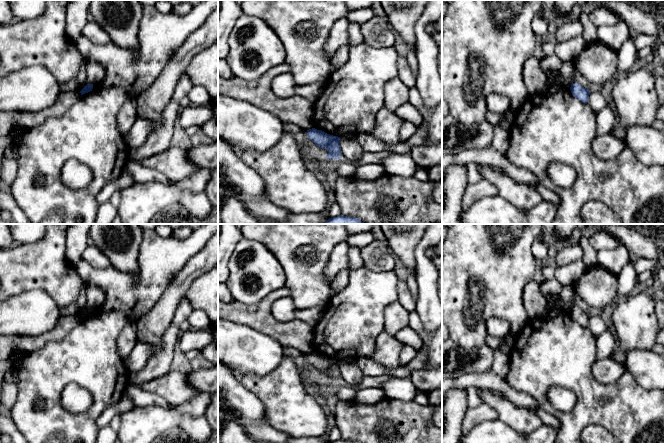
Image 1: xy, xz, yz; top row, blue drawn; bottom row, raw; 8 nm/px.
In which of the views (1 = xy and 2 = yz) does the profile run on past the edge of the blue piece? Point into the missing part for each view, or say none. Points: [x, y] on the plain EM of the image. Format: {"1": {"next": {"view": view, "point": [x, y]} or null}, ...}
{"1": {"next": null}, "2": {"next": null}}

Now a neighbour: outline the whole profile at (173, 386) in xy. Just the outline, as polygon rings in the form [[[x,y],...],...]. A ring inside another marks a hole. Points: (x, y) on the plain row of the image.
[[[176,370],[147,381],[140,387],[146,392],[158,394],[173,406],[180,406],[198,393],[189,384],[188,374]]]

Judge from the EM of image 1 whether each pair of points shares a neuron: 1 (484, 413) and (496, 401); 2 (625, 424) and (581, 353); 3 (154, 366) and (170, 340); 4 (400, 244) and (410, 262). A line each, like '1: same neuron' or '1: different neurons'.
1: different neurons
2: same neuron
3: same neuron
4: same neuron

